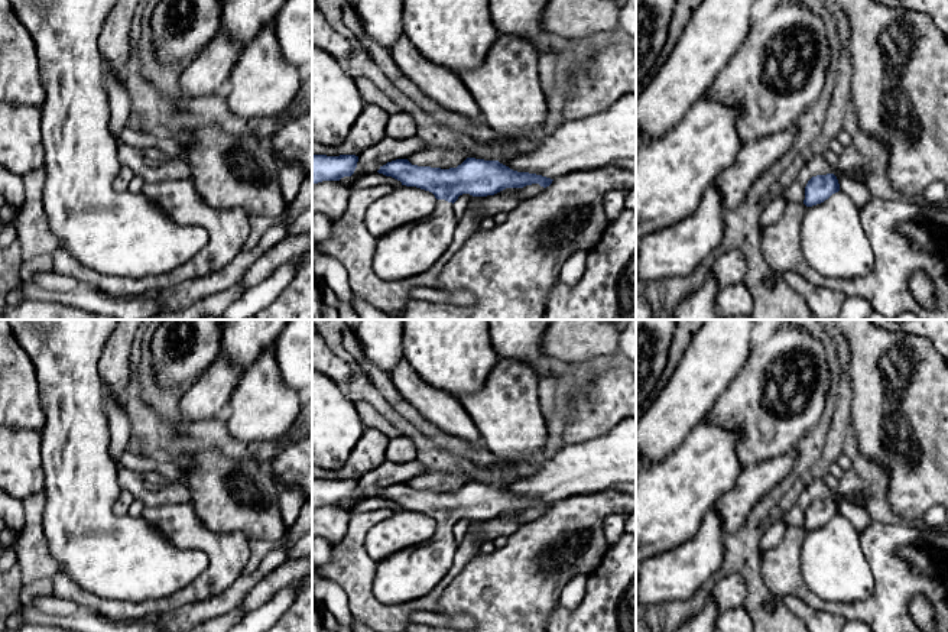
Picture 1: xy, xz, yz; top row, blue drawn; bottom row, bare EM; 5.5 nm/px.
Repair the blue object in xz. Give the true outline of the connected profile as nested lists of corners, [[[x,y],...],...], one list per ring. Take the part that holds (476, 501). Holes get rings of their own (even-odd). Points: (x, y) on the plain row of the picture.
[[[467,482],[457,492],[441,493],[412,489],[396,483],[377,495],[406,511],[429,515],[436,522],[435,535],[419,545],[399,551],[376,564],[374,597],[386,605],[402,605],[429,594],[448,573],[457,544],[454,526],[462,518],[494,519],[506,512],[539,508],[546,512],[553,503],[517,496],[499,484]]]

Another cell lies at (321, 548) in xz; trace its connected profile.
[[[312,535],[312,564],[327,564],[332,557],[332,548],[325,538]]]

